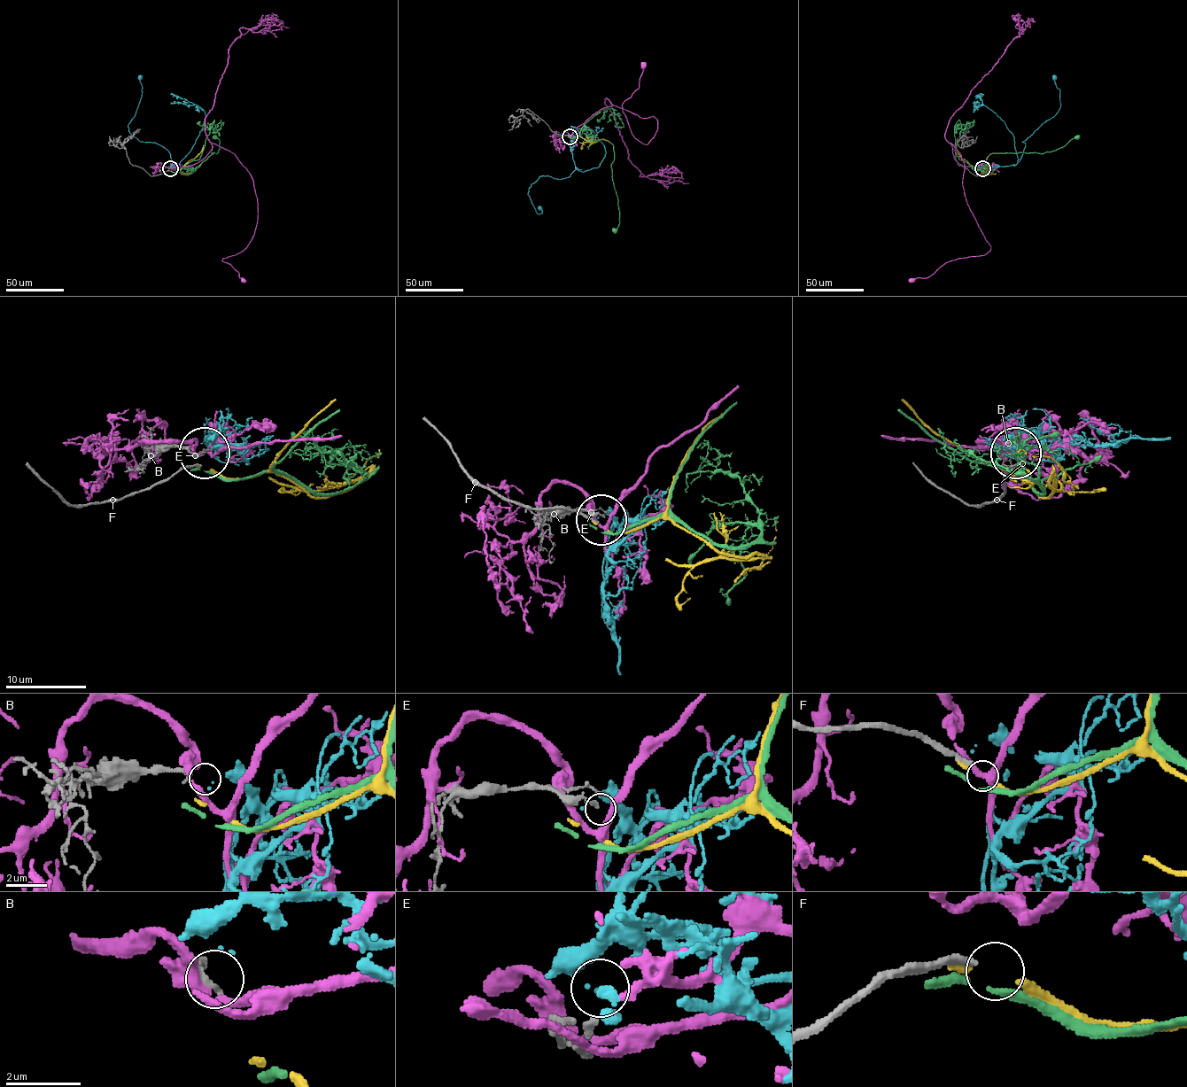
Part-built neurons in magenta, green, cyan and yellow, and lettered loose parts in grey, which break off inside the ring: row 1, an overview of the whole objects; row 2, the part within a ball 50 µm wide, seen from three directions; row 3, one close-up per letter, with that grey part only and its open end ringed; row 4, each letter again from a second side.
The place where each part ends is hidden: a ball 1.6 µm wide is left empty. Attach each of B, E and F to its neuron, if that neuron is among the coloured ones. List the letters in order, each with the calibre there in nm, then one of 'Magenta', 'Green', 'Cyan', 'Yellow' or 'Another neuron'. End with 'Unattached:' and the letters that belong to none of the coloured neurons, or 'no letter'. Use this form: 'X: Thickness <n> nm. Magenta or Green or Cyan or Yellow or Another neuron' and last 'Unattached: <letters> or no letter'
B: Thickness 240 nm. Another neuron
E: Thickness 150 nm. Another neuron
F: Thickness 240 nm. Another neuron
Unattached: B, E, F

